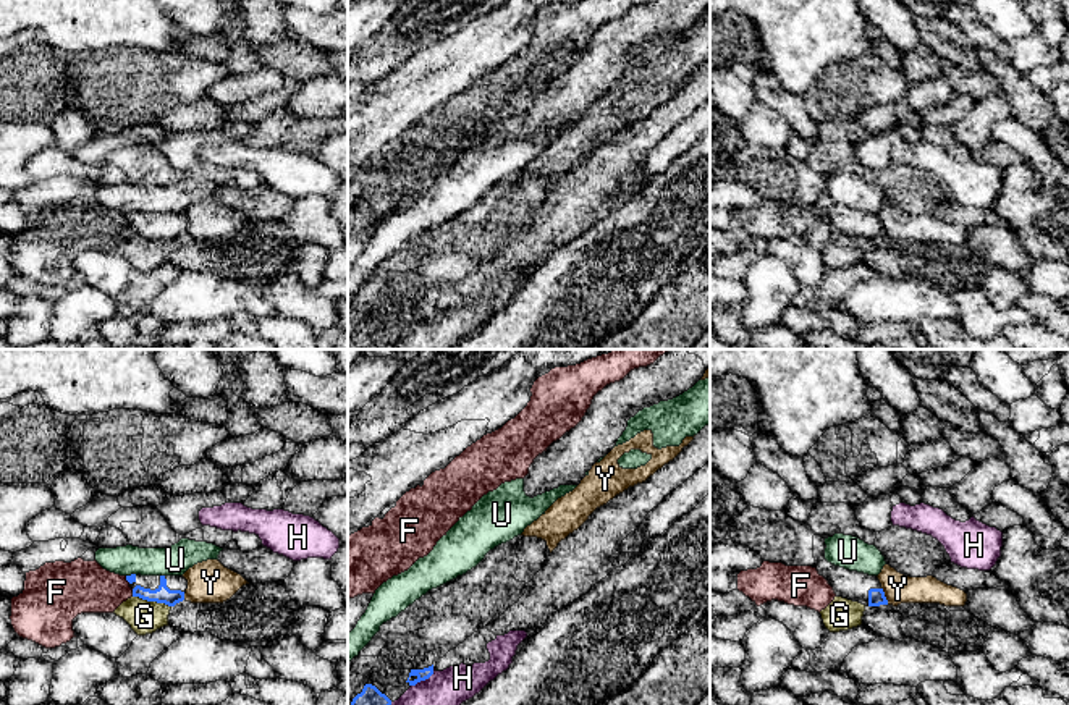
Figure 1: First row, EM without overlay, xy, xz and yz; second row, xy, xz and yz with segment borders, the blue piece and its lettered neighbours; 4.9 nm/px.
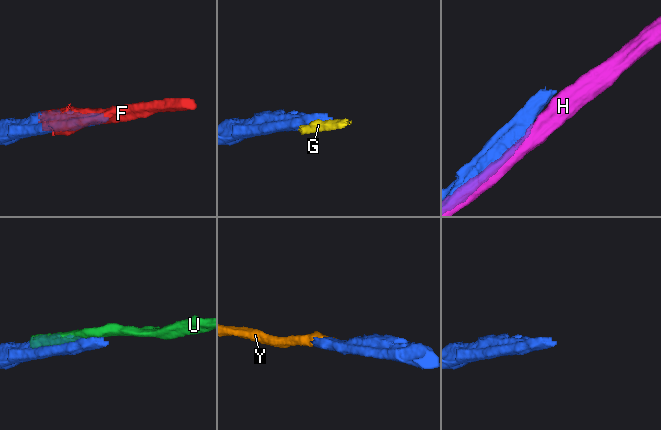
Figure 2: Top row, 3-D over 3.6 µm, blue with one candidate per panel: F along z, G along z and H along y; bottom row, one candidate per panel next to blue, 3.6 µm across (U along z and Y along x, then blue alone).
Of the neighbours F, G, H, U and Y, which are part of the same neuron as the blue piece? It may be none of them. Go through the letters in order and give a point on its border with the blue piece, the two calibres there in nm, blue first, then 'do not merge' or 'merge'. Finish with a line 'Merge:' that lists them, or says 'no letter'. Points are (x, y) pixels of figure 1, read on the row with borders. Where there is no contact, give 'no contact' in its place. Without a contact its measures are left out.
F: contact xy (133, 592); calibres 80 and 260 nm; do not merge
G: contact xy (152, 600); calibres 80 and 160 nm; do not merge
H: contact xz (424, 679); calibres 60 and 190 nm; do not merge
U: contact xy (162, 576); calibres 80 and 150 nm; do not merge
Y: contact yz (883, 595); calibres 80 and 150 nm; do not merge
Merge: no letter

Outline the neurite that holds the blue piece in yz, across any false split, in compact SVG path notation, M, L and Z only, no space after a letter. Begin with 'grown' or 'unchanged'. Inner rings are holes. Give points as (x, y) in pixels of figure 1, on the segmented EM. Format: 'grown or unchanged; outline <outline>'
grown; outline M826 559L817 564L817 571L833 587L836 597L859 602L865 606L888 605L888 600L877 576L849 571L834 566Z

